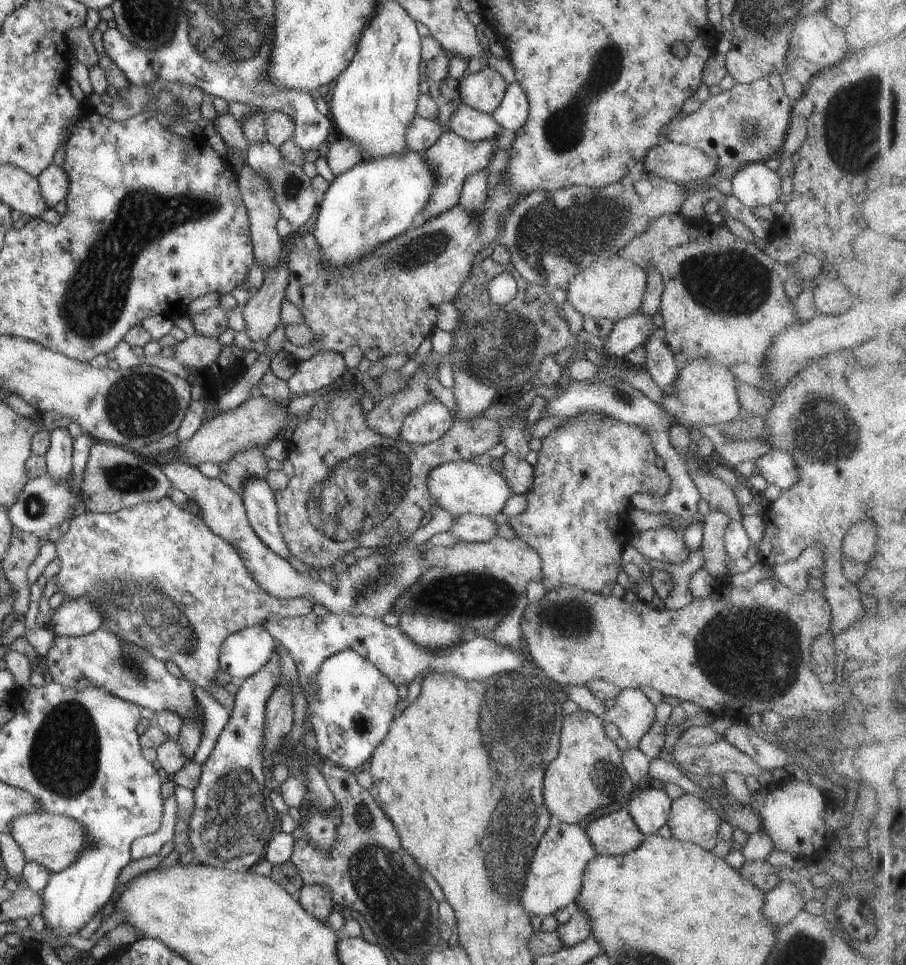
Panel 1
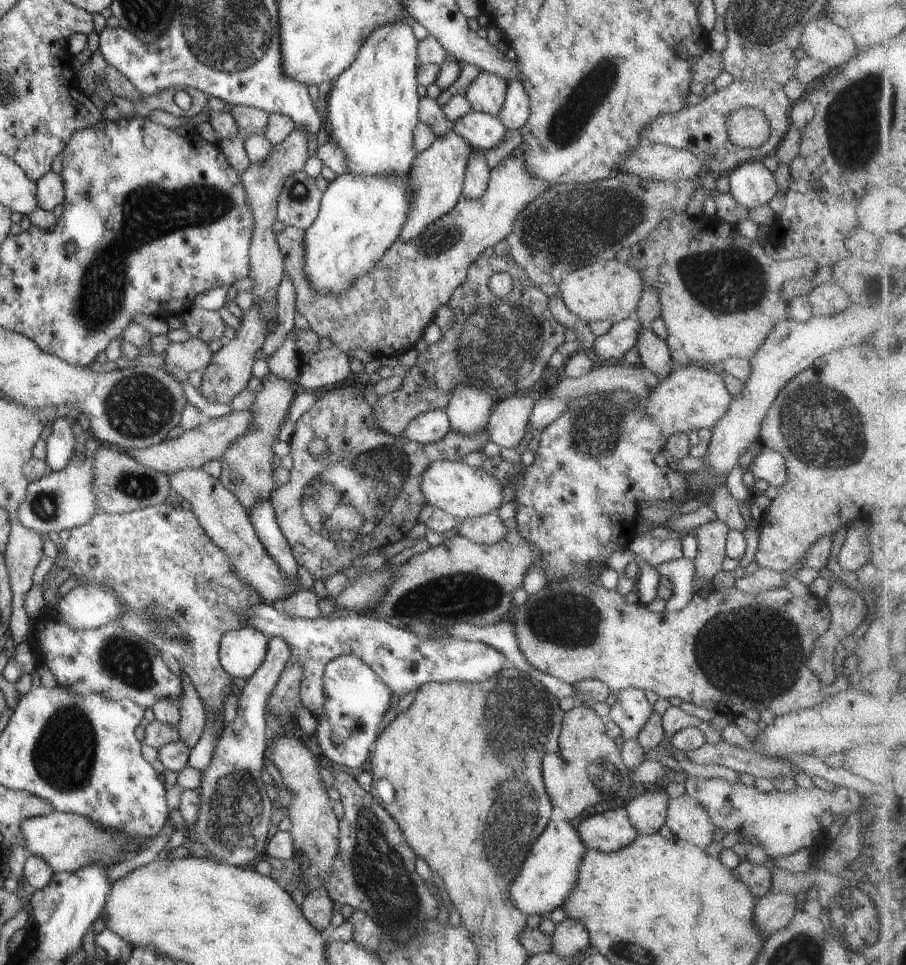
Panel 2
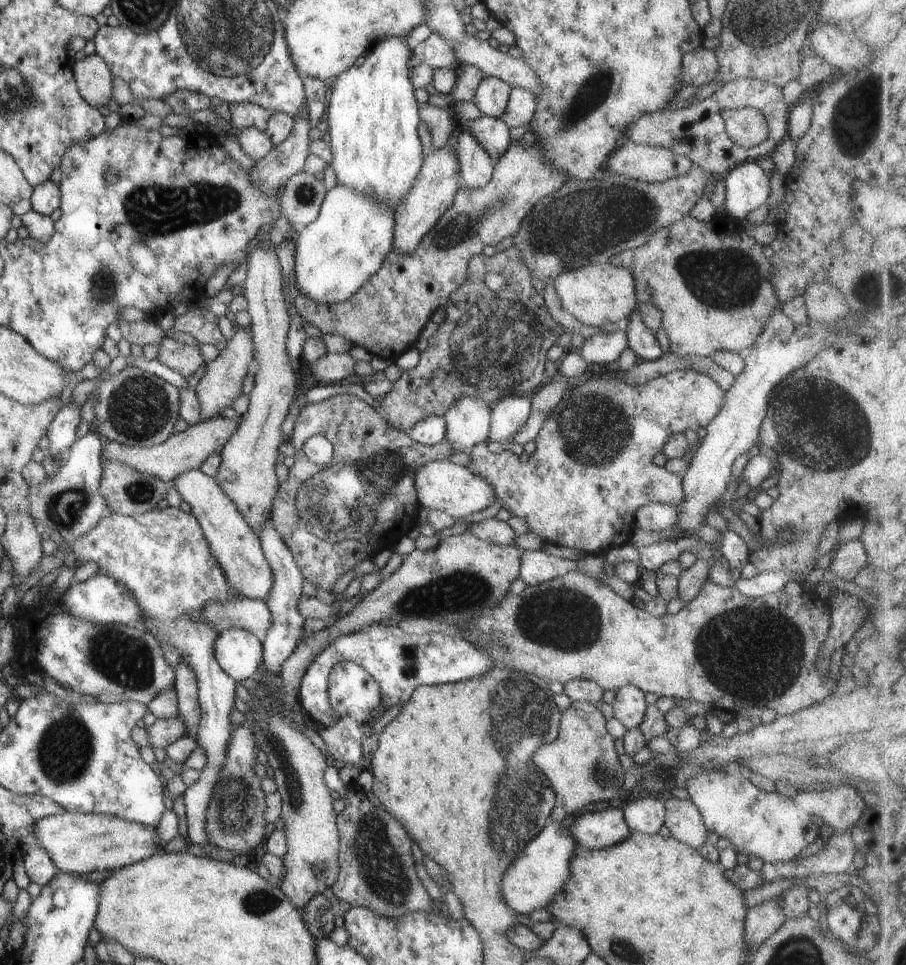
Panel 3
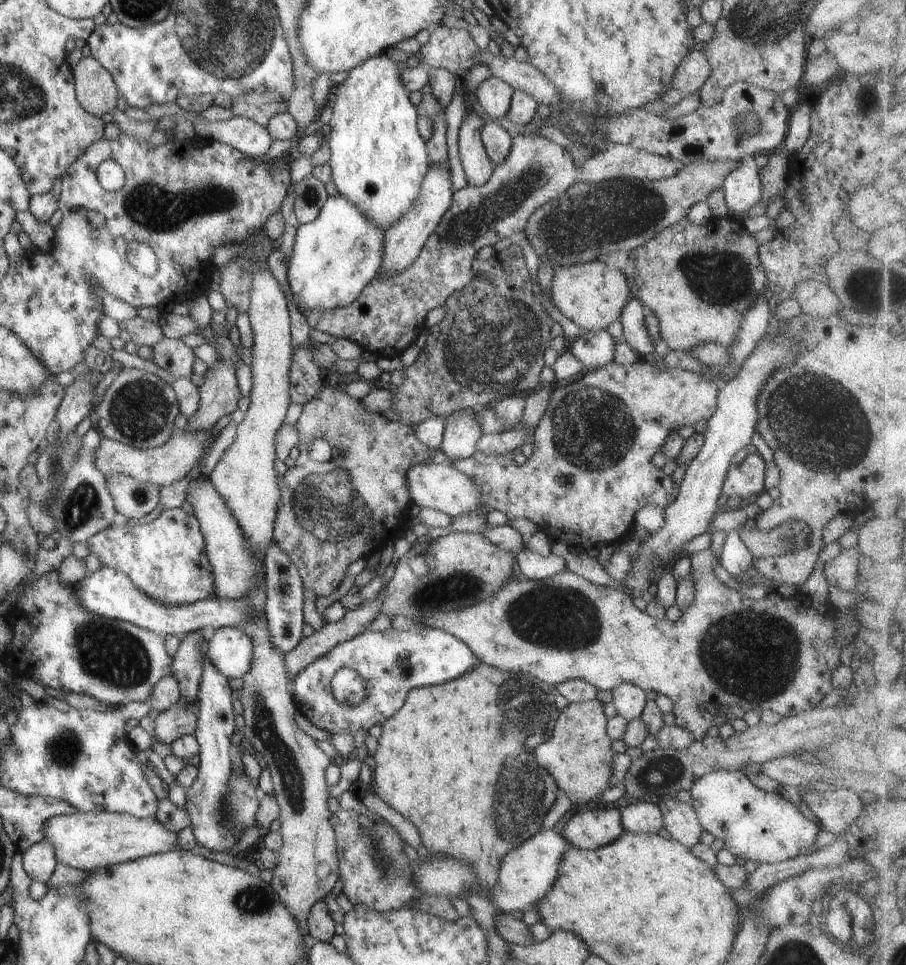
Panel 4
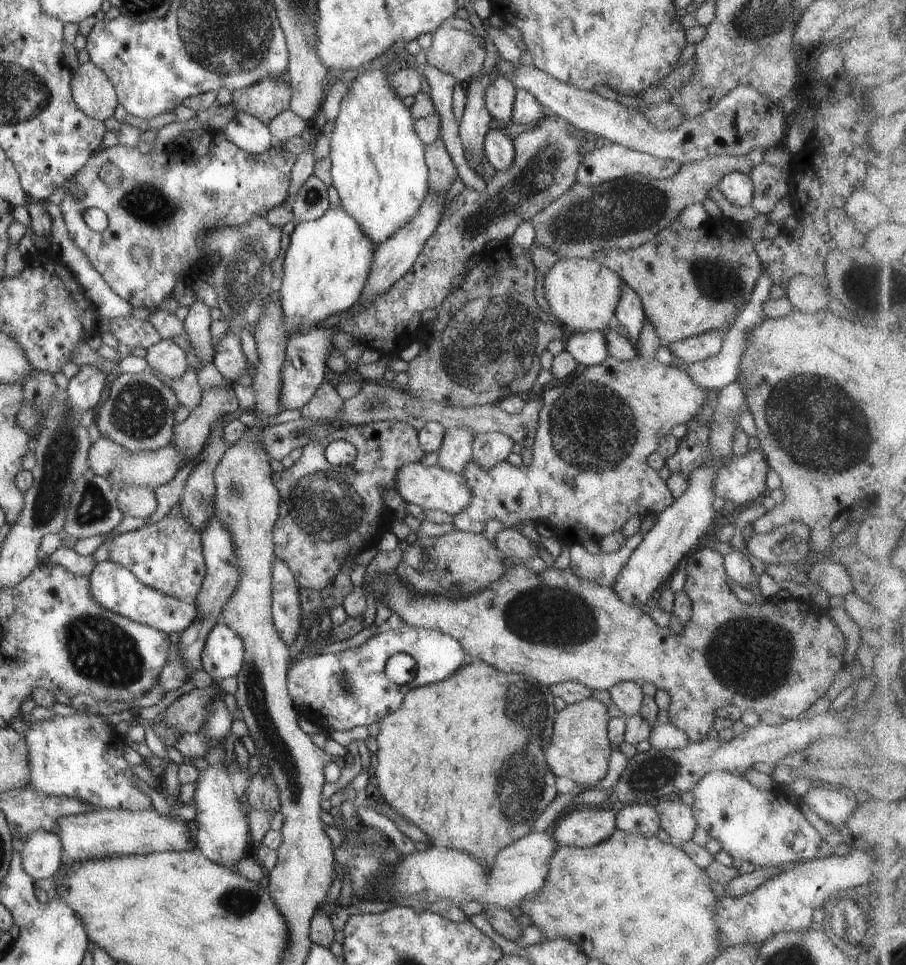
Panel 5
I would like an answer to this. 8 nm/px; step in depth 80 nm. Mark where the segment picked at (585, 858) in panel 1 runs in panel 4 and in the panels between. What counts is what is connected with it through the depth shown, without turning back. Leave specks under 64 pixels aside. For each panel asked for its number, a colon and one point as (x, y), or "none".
2: (548, 874)
3: (531, 882)
4: (526, 873)

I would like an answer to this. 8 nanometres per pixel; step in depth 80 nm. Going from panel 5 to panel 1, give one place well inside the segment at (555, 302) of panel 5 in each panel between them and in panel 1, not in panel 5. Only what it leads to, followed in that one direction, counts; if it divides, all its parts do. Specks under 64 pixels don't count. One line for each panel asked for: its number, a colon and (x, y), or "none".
1: (612, 288)
2: (607, 290)
3: (594, 295)
4: (591, 295)

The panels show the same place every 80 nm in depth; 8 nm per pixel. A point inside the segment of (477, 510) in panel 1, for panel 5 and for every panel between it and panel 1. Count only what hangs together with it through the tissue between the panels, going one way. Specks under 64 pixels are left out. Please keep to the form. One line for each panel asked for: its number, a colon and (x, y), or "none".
2: (464, 492)
3: (441, 485)
4: (441, 487)
5: (429, 487)

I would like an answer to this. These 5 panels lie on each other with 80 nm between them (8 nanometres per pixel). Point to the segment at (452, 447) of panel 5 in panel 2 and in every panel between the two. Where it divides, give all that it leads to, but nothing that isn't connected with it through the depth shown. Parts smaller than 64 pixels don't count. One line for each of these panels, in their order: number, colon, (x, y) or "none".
2: (468, 409)
3: (467, 420)
4: (461, 428)

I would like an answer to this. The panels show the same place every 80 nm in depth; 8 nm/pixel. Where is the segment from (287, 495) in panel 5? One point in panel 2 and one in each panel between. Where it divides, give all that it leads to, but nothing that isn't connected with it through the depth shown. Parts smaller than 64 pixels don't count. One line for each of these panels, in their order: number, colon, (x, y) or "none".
2: (364, 494)
3: (332, 517)
4: (329, 514)

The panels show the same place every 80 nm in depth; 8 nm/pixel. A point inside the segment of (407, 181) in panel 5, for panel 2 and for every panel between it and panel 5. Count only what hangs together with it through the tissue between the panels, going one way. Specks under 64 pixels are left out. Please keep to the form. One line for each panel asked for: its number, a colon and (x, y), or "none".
2: (372, 107)
3: (372, 117)
4: (377, 158)

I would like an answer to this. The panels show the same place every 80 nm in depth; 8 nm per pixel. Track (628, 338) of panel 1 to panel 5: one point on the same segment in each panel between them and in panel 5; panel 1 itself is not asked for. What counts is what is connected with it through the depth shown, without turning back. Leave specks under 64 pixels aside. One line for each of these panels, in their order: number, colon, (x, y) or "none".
2: (622, 336)
3: (602, 348)
4: (594, 348)
5: (589, 348)

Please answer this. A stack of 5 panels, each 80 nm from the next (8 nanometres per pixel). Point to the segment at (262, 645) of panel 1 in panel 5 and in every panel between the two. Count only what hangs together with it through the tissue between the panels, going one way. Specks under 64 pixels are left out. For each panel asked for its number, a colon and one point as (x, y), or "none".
2: (240, 652)
3: (238, 652)
4: (228, 648)
5: (222, 655)

